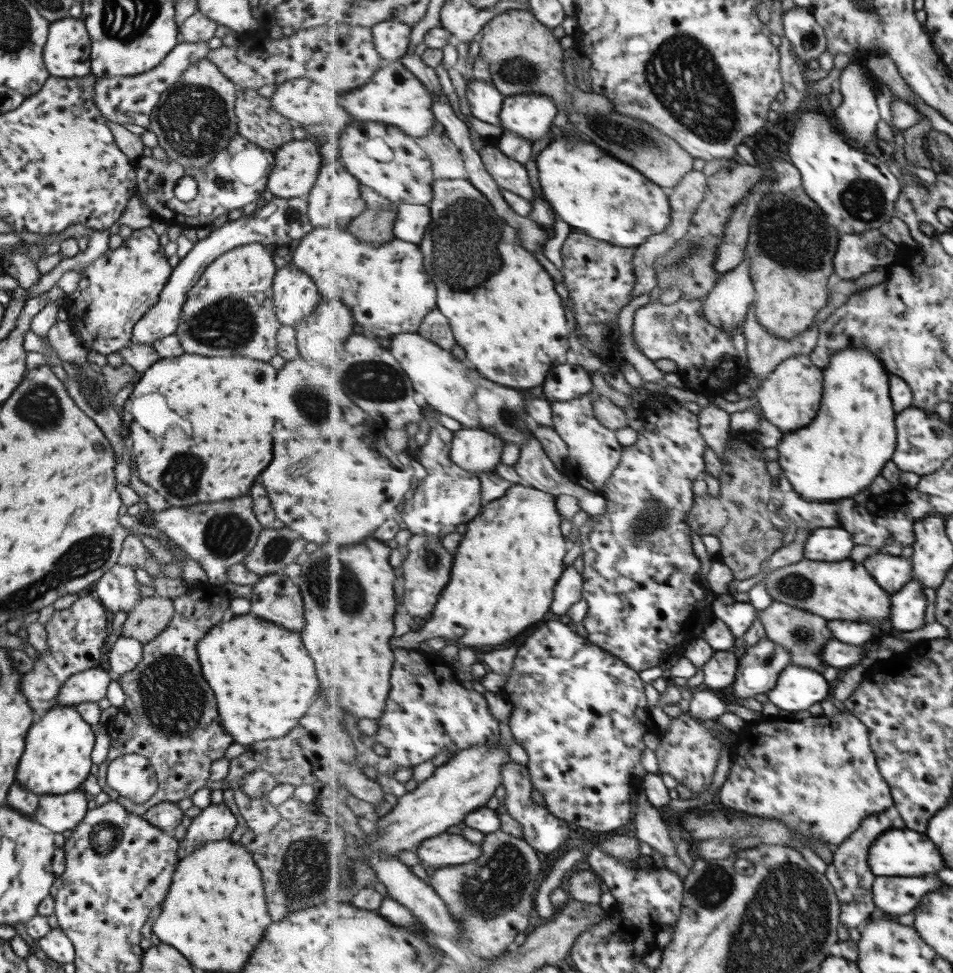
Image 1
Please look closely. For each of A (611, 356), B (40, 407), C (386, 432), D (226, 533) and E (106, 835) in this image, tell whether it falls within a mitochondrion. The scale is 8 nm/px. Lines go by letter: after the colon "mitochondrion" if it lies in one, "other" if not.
A: other
B: mitochondrion
C: other
D: mitochondrion
E: mitochondrion

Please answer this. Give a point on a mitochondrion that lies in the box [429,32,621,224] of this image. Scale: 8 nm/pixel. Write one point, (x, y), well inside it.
(515, 71)

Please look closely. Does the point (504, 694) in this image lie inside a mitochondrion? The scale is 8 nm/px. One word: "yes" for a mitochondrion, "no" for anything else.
no

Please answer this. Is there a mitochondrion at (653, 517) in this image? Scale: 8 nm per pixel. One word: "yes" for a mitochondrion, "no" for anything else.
yes

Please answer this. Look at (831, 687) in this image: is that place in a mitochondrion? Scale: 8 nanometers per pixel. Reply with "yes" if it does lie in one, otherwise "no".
no

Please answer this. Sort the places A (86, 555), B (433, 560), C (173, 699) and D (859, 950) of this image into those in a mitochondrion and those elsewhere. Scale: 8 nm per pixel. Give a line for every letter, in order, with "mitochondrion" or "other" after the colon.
A: mitochondrion
B: other
C: mitochondrion
D: other

